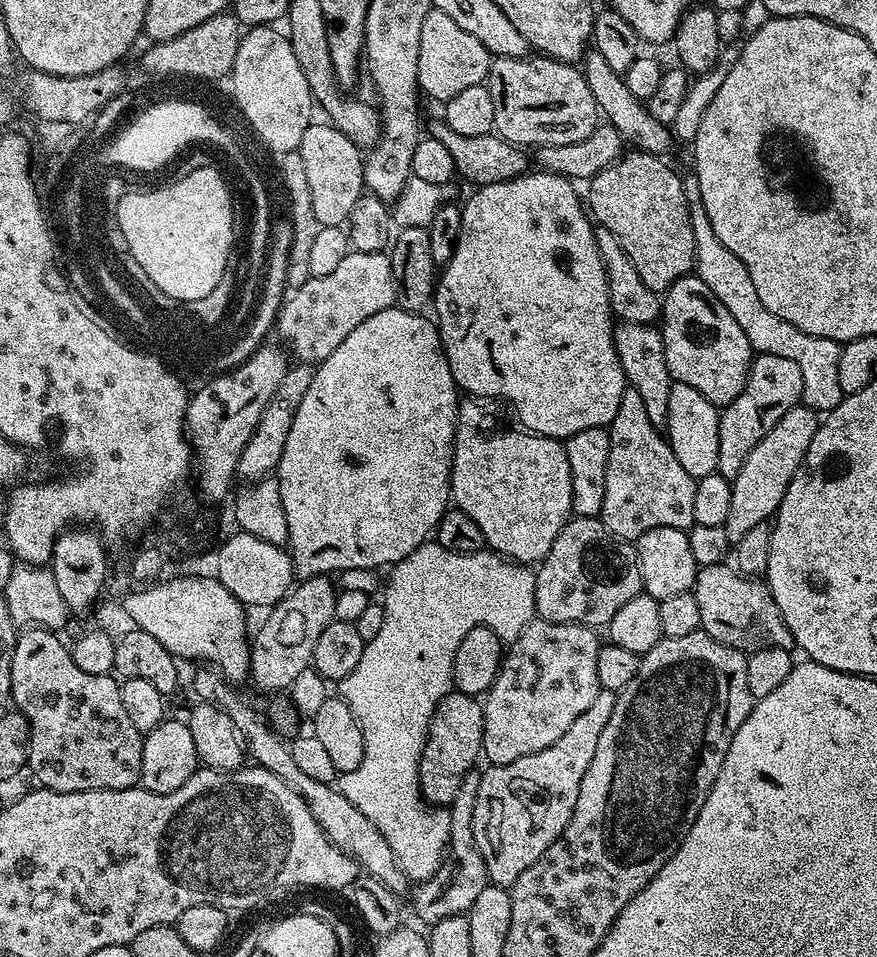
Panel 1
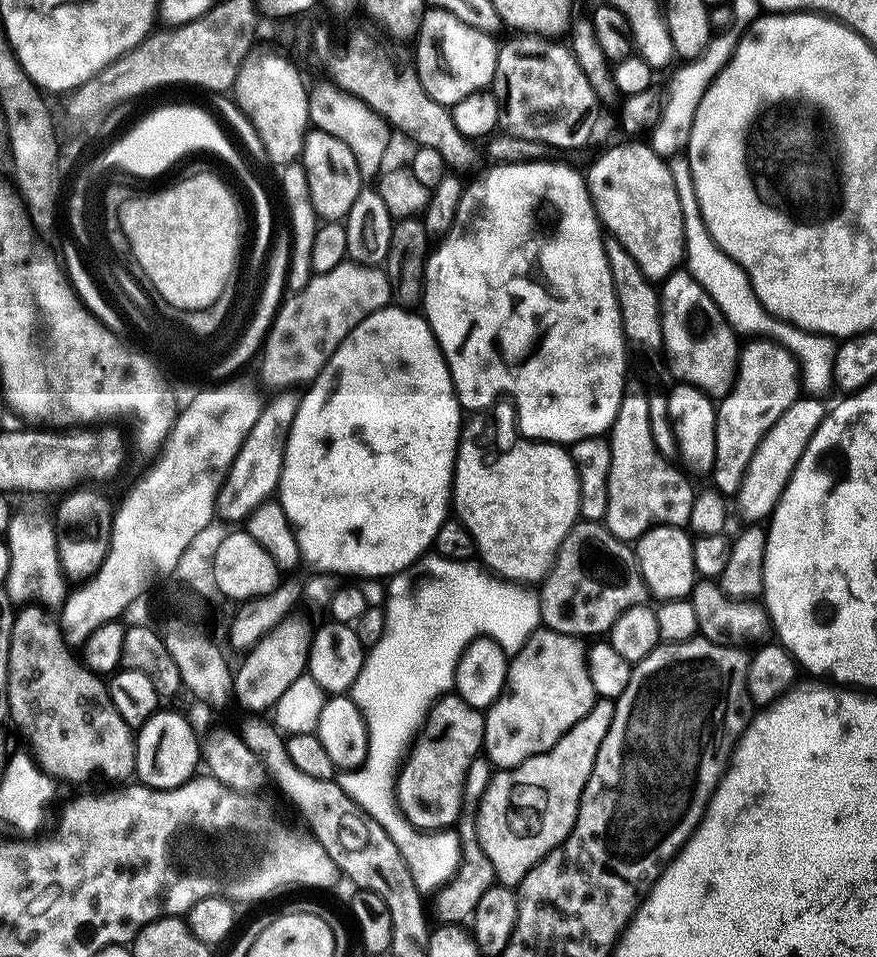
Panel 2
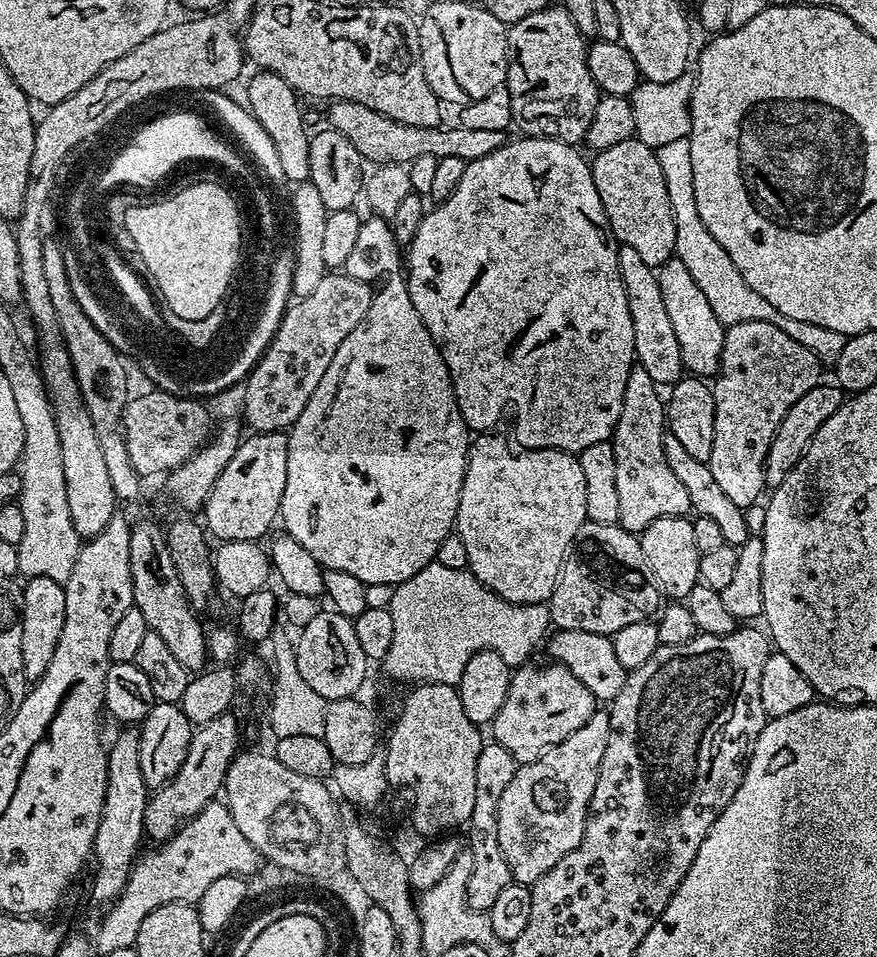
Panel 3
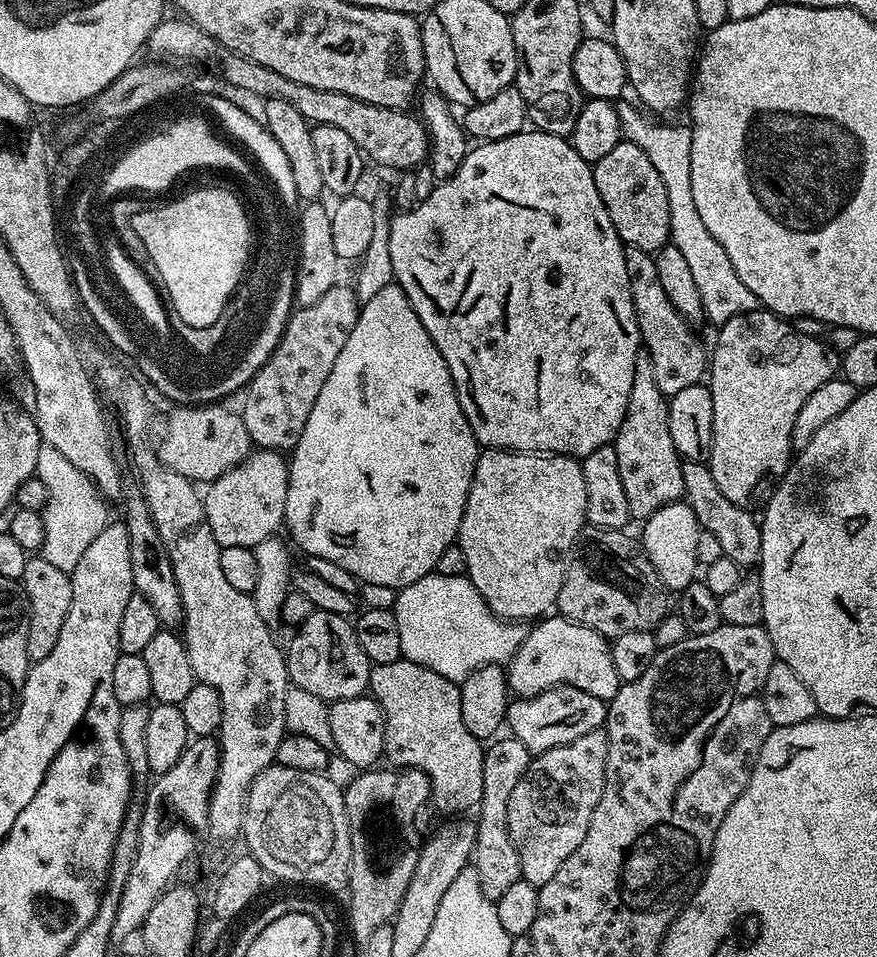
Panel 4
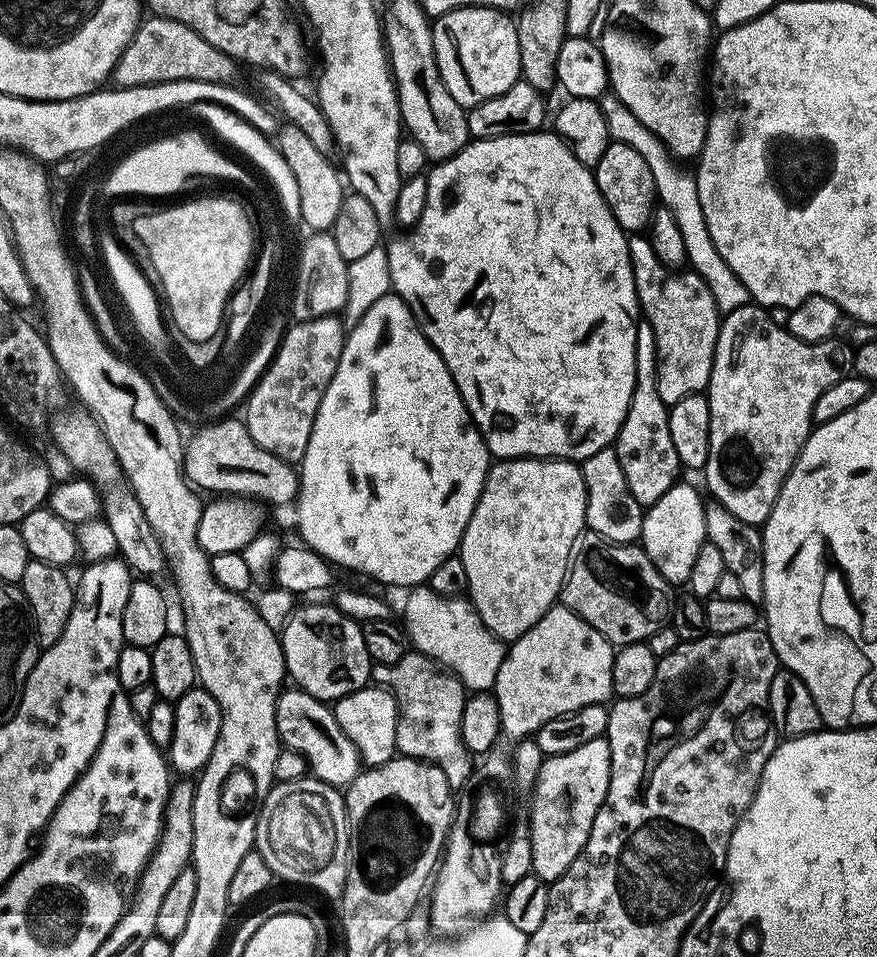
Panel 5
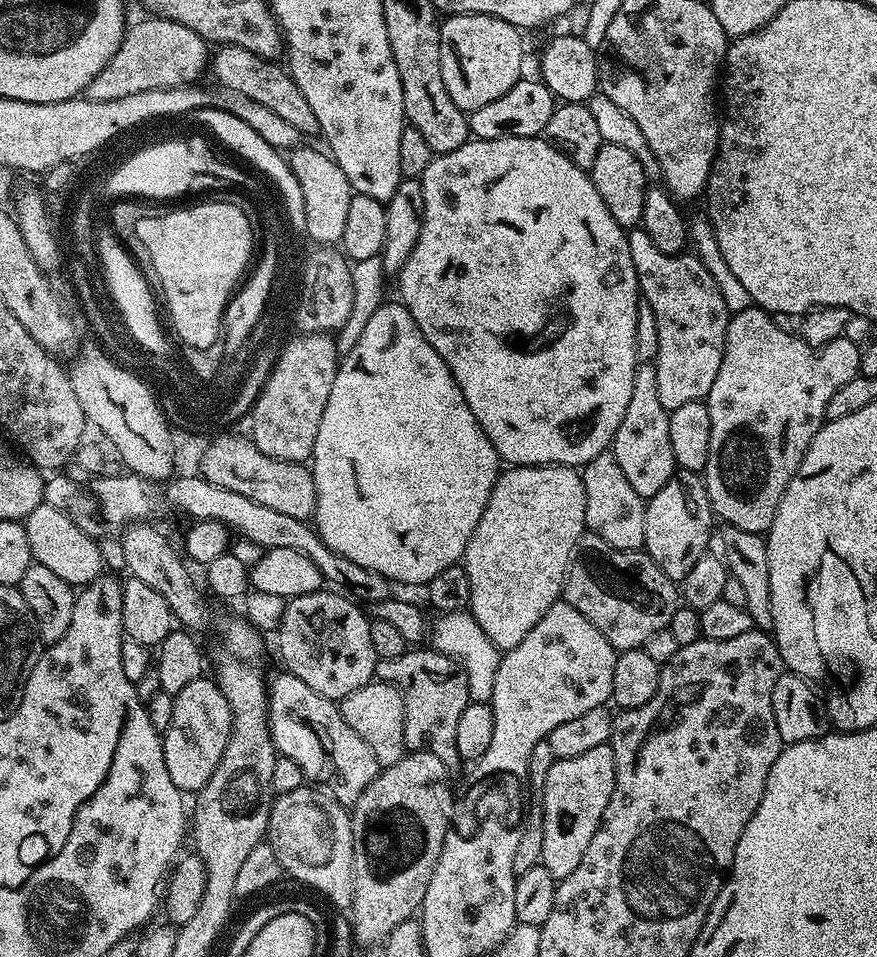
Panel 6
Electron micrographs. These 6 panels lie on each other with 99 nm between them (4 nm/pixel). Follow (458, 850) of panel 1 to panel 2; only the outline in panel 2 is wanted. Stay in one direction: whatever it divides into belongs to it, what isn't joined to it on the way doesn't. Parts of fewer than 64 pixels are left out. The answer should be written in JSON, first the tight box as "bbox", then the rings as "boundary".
{"bbox":[436,758,496,924],"boundary":[[[478,758],[470,762],[470,770],[466,770],[466,786],[464,787],[464,806],[458,821],[458,835],[460,838],[460,865],[456,872],[448,879],[447,884],[439,889],[436,896],[436,916],[440,924],[460,924],[471,917],[472,911],[478,906],[482,894],[494,886],[496,875],[494,866],[490,866],[490,858],[482,850],[476,833],[475,814],[480,809],[480,799],[486,786],[492,780],[494,768],[487,759]]]}

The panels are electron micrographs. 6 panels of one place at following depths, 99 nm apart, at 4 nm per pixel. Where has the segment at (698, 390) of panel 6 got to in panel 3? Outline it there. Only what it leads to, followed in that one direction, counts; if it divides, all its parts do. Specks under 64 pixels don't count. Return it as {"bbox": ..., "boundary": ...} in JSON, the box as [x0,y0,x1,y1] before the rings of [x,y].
{"bbox":[618,244,686,386],"boundary":[[[620,244],[618,254],[618,270],[622,274],[622,286],[626,290],[626,298],[630,306],[630,322],[634,322],[635,363],[657,386],[671,386],[679,382],[686,369],[682,360],[682,350],[678,348],[678,337],[674,334],[674,326],[670,322],[670,314],[666,314],[666,302],[662,302],[662,290],[658,286],[656,272],[634,249]]]}

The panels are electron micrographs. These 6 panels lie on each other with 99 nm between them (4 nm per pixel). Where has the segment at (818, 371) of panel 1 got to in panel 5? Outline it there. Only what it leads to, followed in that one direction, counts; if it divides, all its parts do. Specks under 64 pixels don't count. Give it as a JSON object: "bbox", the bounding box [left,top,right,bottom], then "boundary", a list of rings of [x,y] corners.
{"bbox":[599,98,750,314],"boundary":[[[604,98],[599,101],[599,105],[604,111],[609,137],[615,143],[638,150],[638,154],[646,158],[646,166],[650,166],[650,174],[654,174],[654,186],[659,203],[663,211],[670,213],[674,222],[678,222],[678,231],[681,232],[682,242],[686,245],[687,267],[700,275],[714,298],[716,309],[722,314],[727,314],[749,303],[750,297],[746,286],[742,286],[738,274],[734,274],[734,270],[726,266],[726,258],[718,254],[718,246],[714,246],[714,238],[710,238],[710,230],[706,226],[706,214],[702,214],[702,202],[698,202],[695,175],[689,169],[687,172],[686,169],[676,165],[677,157],[673,155],[668,145],[644,126],[621,100]]]}

